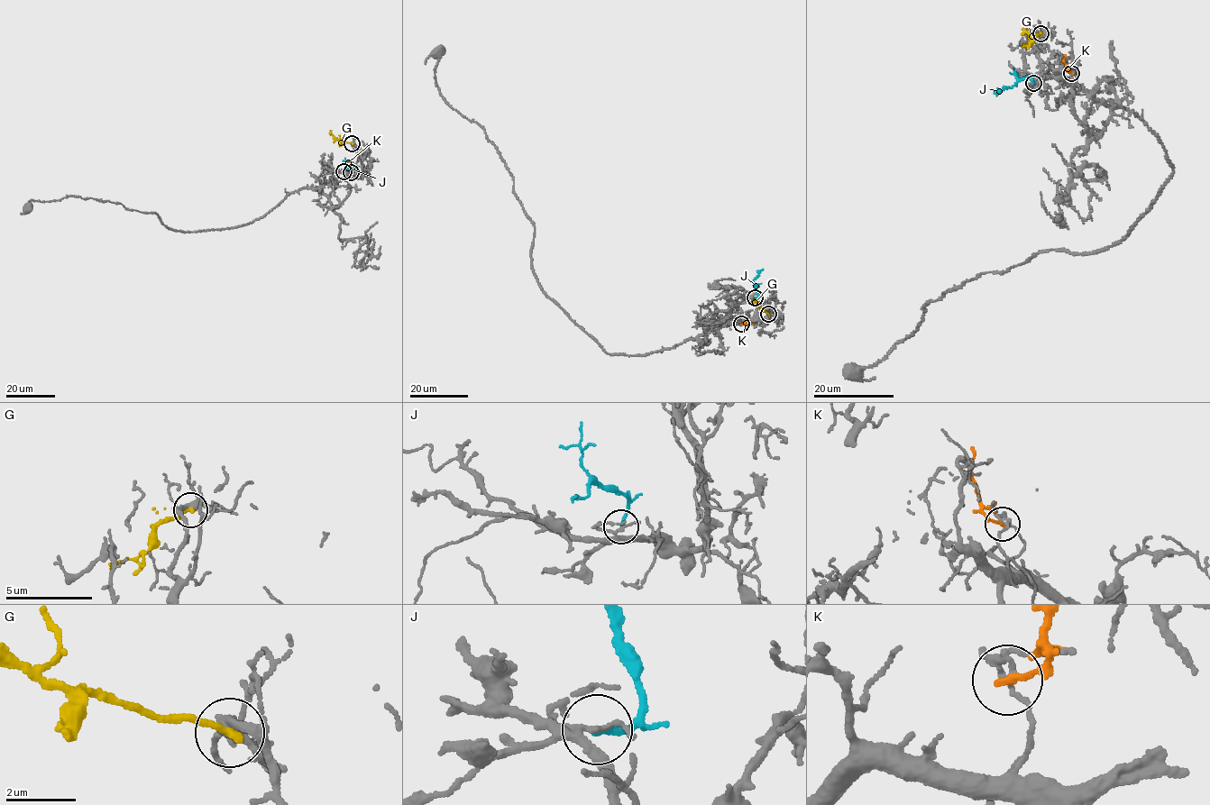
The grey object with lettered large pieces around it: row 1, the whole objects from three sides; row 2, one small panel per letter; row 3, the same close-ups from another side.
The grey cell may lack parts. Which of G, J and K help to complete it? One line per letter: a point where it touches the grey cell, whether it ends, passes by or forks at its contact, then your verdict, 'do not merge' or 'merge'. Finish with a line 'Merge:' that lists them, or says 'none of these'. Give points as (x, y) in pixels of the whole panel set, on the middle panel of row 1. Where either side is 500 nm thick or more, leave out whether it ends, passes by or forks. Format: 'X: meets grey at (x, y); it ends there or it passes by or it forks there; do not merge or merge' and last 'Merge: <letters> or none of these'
G: meets grey at (768, 314); it ends there; do not merge
J: meets grey at (755, 297); it ends there; do not merge
K: meets grey at (741, 324); it ends there; do not merge
Merge: none of these

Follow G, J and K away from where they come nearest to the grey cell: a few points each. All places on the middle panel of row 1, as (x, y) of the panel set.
G: (768, 314), (754, 301), (753, 297)
J: (755, 297), (757, 296), (757, 291), (753, 280), (763, 269)
K: (741, 324), (745, 322), (752, 324)

